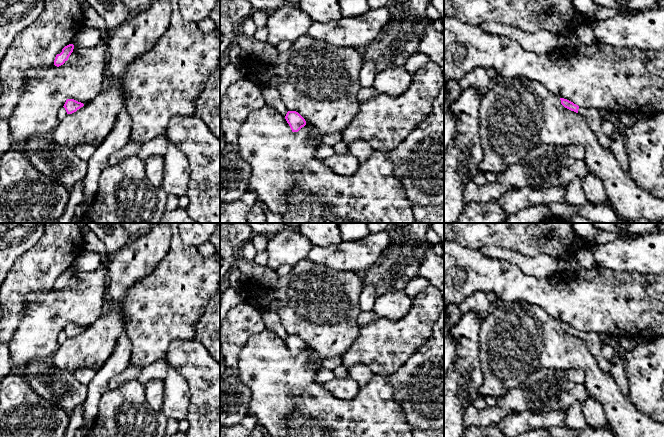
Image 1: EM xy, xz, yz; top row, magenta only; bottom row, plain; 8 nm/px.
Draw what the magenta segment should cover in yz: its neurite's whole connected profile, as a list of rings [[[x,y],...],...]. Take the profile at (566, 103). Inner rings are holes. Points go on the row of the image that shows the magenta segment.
[[[560,98],[560,100],[561,100],[561,104],[565,108],[571,111],[574,111],[576,113],[579,113],[584,118],[584,120],[586,121],[590,129],[593,131],[593,133],[597,136],[600,144],[605,149],[610,150],[610,146],[613,139],[611,136],[607,136],[603,133],[602,128],[601,128],[599,111],[594,108],[586,108],[583,106],[578,106],[574,104],[573,102],[564,98]]]

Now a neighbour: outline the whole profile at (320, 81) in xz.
[[[305,34],[292,42],[287,51],[280,52],[275,62],[248,55],[241,64],[247,70],[247,78],[262,88],[273,87],[272,79],[279,77],[280,82],[274,88],[279,91],[287,110],[298,112],[320,137],[343,132],[360,110],[357,93],[361,89],[359,73],[363,61],[359,49],[336,47]]]

